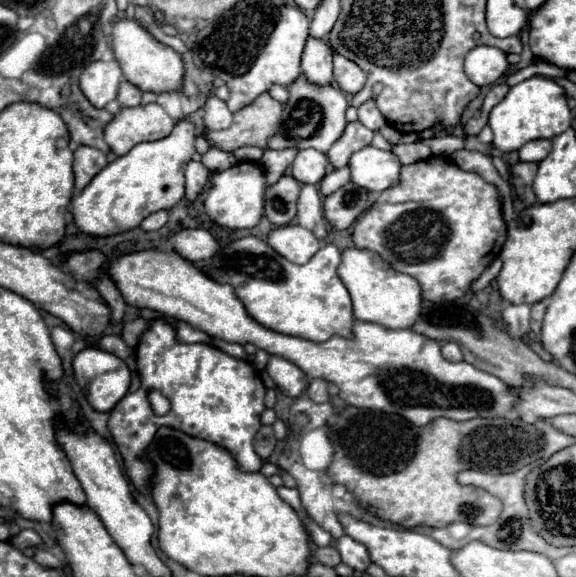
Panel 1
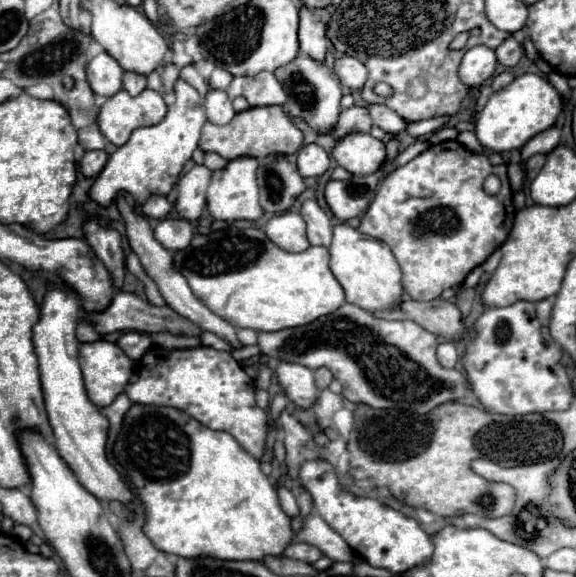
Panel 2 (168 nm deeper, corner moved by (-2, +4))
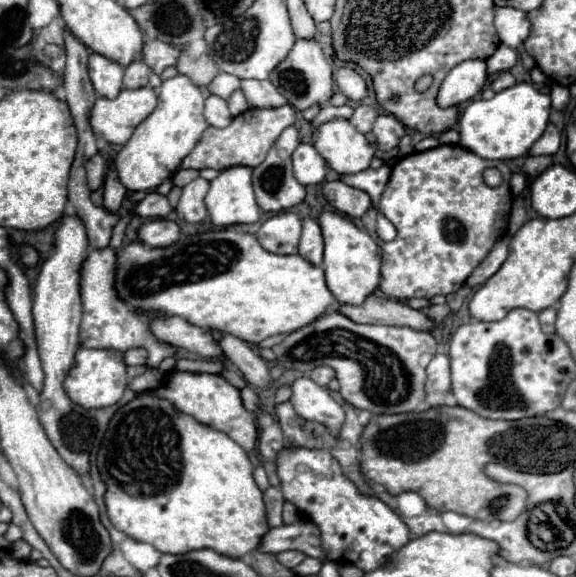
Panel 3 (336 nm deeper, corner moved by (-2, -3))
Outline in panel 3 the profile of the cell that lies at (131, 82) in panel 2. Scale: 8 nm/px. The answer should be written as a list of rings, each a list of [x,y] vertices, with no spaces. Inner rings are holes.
[[[136,59],[124,69],[124,87],[126,89],[146,87],[148,85],[148,75],[150,75],[150,67],[146,63],[142,63],[140,59]]]

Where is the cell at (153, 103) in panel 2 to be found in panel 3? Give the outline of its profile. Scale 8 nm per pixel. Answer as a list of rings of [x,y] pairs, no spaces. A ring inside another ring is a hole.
[[[140,87],[134,91],[122,89],[116,99],[98,97],[94,103],[94,109],[92,109],[92,117],[90,117],[94,135],[106,139],[108,143],[124,145],[130,139],[130,135],[134,133],[134,129],[138,127],[138,123],[142,123],[150,115],[150,111],[154,111],[156,101],[158,101],[158,97],[156,97],[154,89],[150,89],[150,87]]]

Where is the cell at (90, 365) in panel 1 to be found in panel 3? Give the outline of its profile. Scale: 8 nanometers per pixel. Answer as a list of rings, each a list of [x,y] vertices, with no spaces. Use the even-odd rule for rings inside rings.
[[[80,347],[74,357],[74,367],[66,377],[66,395],[70,401],[86,407],[86,409],[100,409],[120,401],[124,387],[126,387],[126,365],[124,355],[114,349],[86,349]]]

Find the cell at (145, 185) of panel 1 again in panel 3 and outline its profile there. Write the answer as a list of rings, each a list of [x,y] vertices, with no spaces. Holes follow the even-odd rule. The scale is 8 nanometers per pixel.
[[[176,75],[162,81],[156,109],[136,127],[130,141],[116,155],[114,165],[122,185],[128,191],[156,189],[160,195],[168,195],[173,188],[172,173],[178,169],[182,159],[194,149],[202,131],[208,127],[202,115],[204,97],[200,89],[186,79],[186,75]]]

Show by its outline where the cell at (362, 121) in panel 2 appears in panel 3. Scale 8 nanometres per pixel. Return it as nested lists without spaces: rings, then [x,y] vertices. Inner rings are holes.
[[[360,105],[354,109],[354,115],[350,117],[350,123],[360,131],[360,133],[368,133],[372,129],[374,119],[378,117],[378,111],[370,105]]]

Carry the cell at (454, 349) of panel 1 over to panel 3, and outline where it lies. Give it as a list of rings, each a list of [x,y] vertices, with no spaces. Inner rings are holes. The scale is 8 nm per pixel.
[[[444,353],[434,355],[430,365],[426,367],[426,403],[430,407],[444,405],[446,395],[450,393],[450,361]]]

